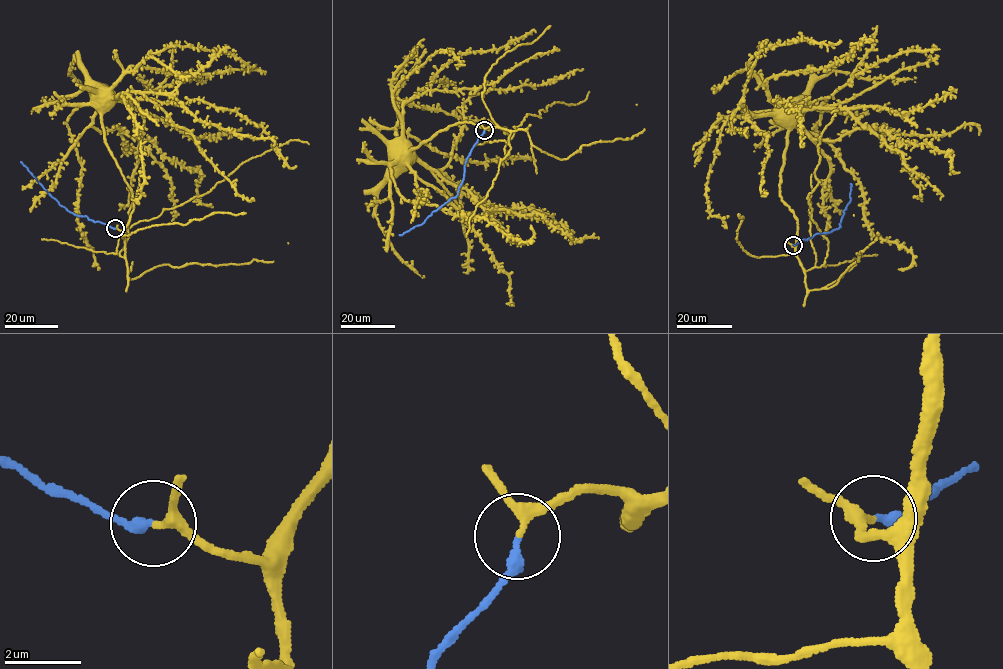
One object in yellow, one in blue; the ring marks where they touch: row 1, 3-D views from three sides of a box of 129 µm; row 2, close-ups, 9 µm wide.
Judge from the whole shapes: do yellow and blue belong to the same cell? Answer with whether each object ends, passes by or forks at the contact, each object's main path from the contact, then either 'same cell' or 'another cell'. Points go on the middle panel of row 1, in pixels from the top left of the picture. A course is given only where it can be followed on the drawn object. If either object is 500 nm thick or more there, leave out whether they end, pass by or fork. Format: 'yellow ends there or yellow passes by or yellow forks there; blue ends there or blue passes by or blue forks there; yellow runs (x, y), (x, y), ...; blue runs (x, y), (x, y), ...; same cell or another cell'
yellow passes by; blue ends there; yellow runs (484, 130), (491, 127), (488, 130), (470, 122), (452, 125), (410, 149), (392, 174); blue runs (484, 130), (466, 160), (464, 179), (457, 195), (423, 223), (399, 235); same cell

